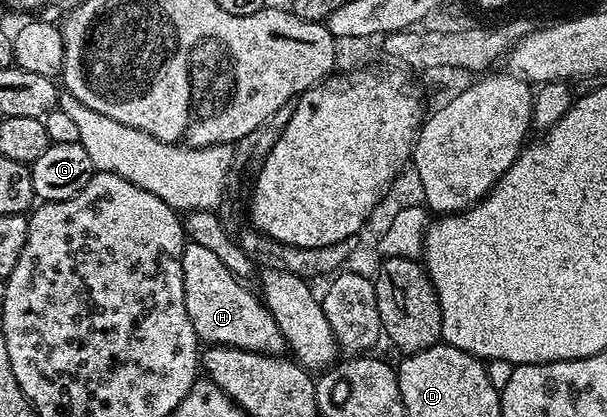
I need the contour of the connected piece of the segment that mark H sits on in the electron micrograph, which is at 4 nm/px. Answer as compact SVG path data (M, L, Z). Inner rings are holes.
M187 242L182 251L182 268L188 321L192 321L192 329L196 329L203 344L260 351L265 355L282 355L287 350L280 325L266 308L259 292L249 291L247 284L234 276L220 257L204 249L204 245Z

